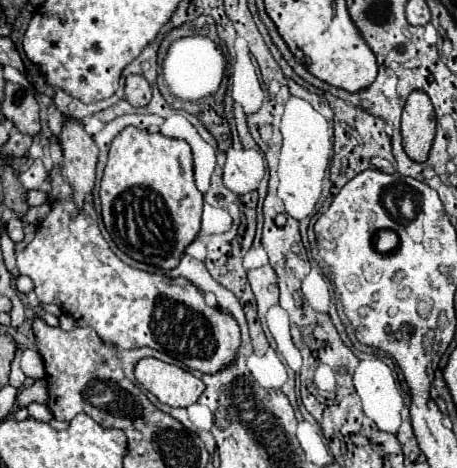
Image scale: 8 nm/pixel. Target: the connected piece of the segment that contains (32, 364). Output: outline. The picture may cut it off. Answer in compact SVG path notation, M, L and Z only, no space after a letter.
M23 350L21 370L25 372L25 376L29 376L29 378L33 378L33 380L43 378L43 376L45 376L45 370L43 370L41 354L39 354L37 350Z

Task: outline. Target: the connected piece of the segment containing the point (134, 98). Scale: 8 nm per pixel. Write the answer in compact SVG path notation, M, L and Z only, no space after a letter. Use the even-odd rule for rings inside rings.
M127 76L125 80L125 100L135 106L135 108L143 108L149 104L151 100L151 86L143 76Z

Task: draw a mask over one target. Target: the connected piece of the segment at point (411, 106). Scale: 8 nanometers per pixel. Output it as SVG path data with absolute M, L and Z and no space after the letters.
M413 90L401 114L403 148L415 162L425 162L435 138L435 110L423 90Z

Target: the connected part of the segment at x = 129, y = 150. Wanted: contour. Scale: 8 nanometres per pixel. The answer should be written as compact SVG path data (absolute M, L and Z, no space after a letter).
M125 128L109 148L99 196L111 240L137 262L171 270L199 234L203 194L195 186L193 154L185 140Z

